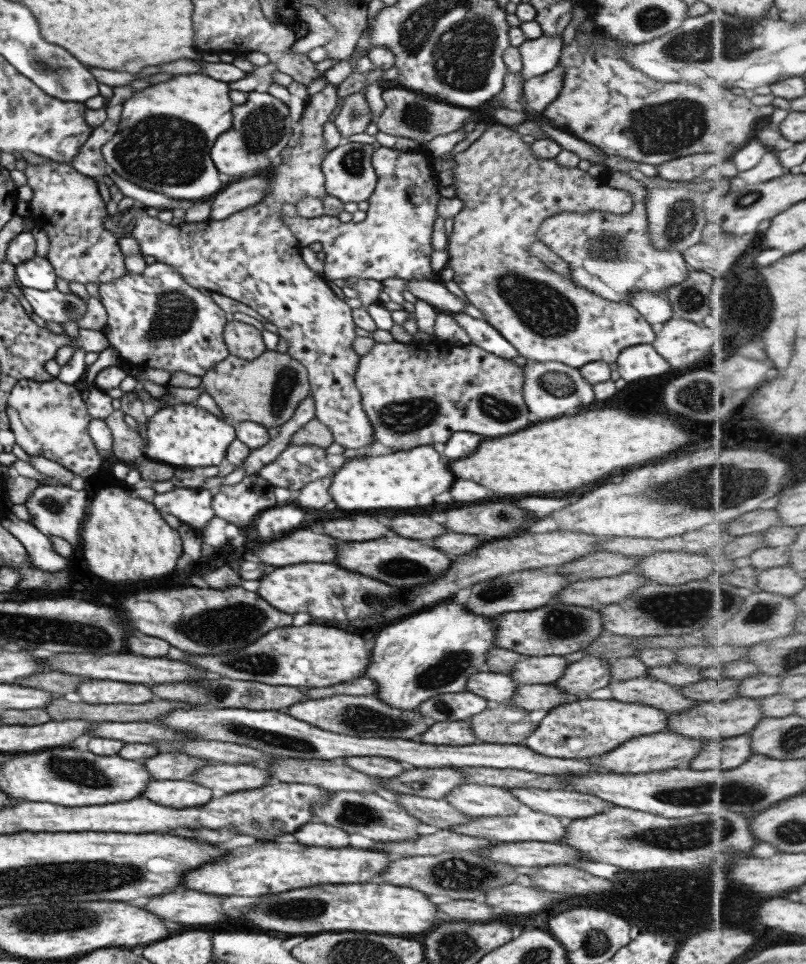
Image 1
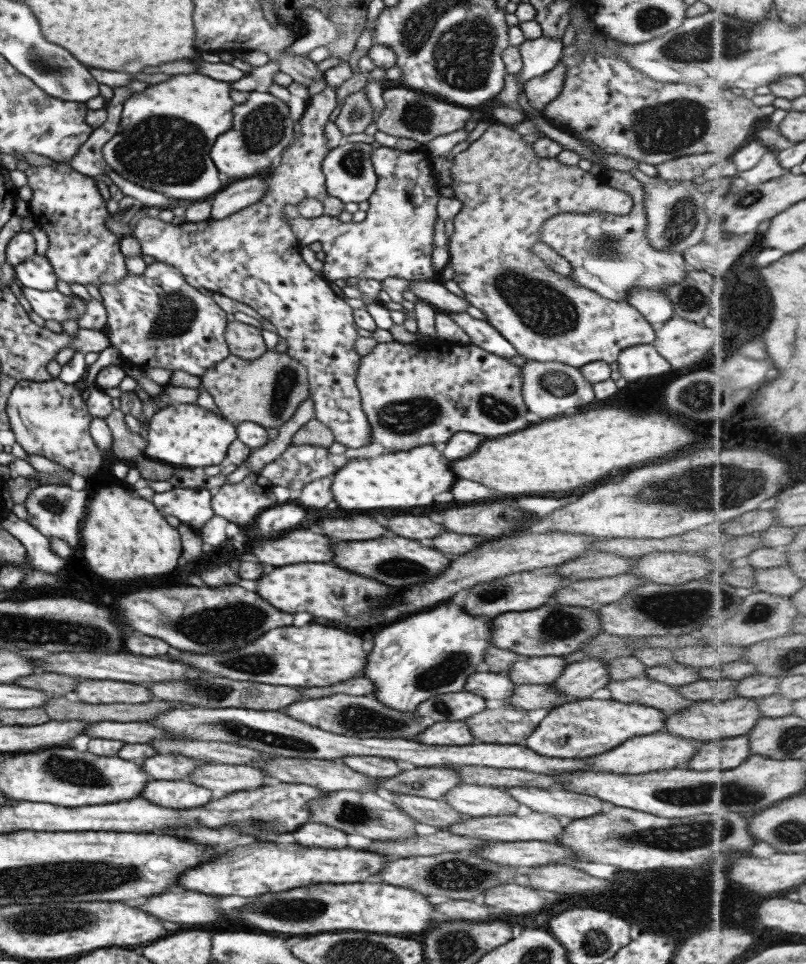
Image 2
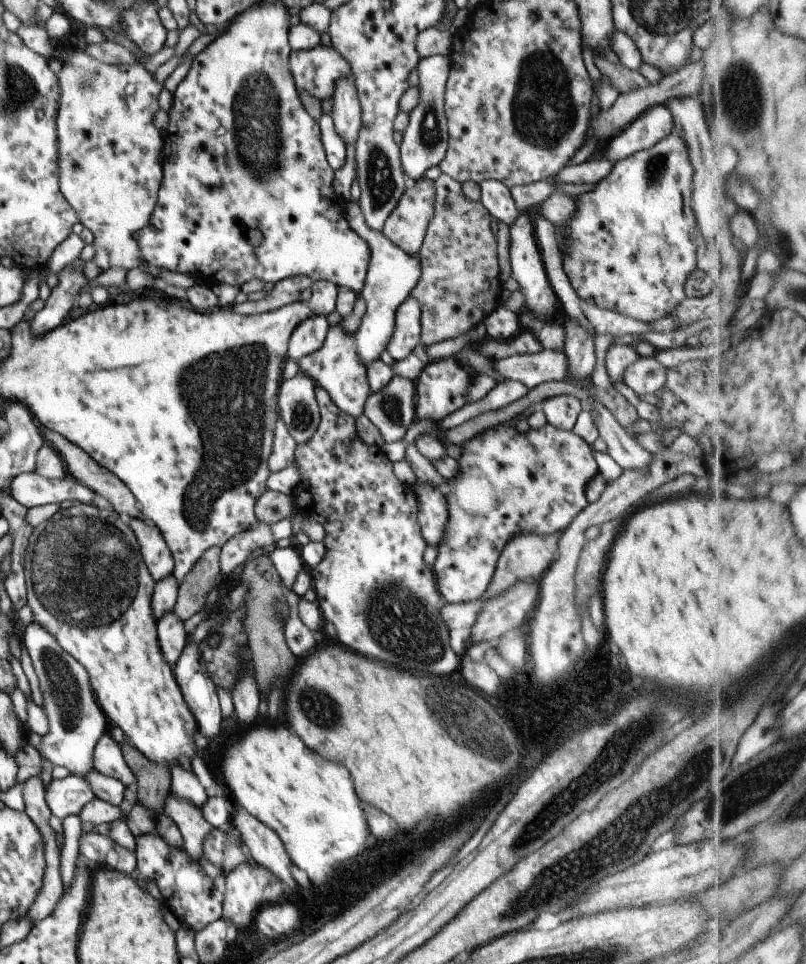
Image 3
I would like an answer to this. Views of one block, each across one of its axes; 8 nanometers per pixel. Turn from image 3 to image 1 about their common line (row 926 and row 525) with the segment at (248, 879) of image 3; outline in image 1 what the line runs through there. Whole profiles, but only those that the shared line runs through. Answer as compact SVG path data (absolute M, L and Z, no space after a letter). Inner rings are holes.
M247 474L241 482L213 491L211 507L216 516L238 528L254 524L261 513L277 504L274 488L265 478Z

